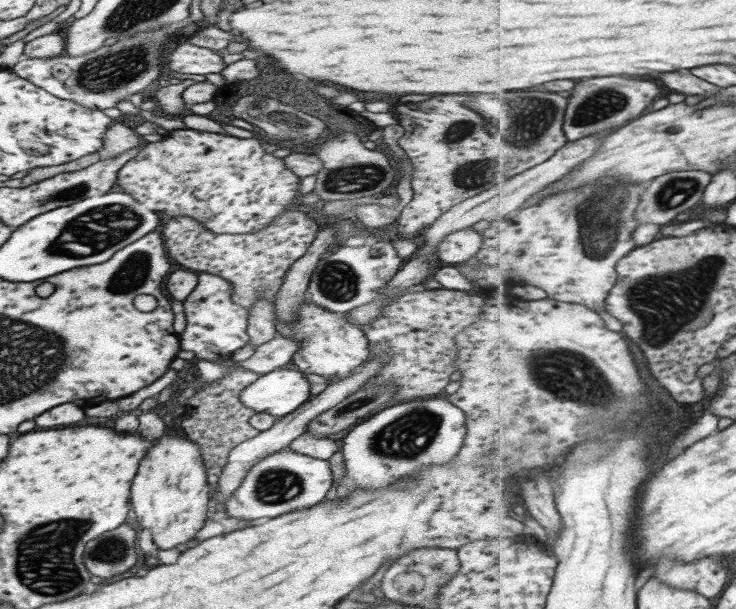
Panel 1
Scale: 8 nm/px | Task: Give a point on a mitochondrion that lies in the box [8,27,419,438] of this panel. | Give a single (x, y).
(122, 220)

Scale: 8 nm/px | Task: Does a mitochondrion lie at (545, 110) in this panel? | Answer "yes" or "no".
yes

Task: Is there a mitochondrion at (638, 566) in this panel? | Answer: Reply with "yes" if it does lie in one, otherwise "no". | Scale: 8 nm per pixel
no

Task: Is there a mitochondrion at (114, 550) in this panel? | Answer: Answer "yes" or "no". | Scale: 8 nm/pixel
yes

